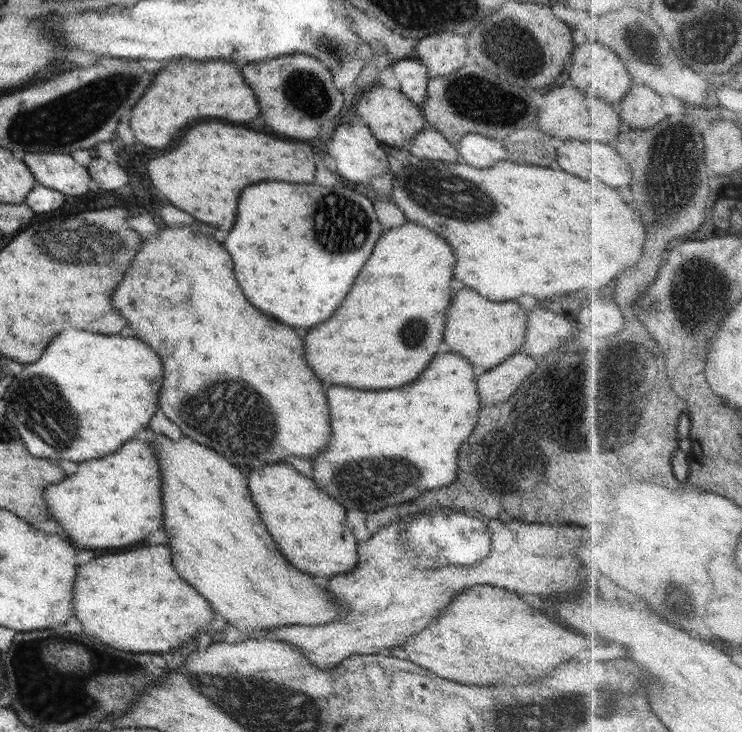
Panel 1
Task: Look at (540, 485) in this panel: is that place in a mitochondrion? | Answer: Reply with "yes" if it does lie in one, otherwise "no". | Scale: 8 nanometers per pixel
no

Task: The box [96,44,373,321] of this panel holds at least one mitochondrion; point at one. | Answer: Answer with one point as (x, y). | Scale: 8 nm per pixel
(309, 92)

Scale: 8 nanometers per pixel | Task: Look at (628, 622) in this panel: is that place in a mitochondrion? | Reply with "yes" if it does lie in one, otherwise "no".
no

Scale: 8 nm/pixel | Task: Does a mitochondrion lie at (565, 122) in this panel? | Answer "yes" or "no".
no

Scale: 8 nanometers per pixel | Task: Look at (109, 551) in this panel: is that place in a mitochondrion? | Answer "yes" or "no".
no

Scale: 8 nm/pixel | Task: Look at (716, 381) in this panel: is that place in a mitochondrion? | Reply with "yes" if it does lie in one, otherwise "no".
no

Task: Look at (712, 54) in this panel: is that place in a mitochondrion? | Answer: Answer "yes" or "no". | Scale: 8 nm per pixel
no

